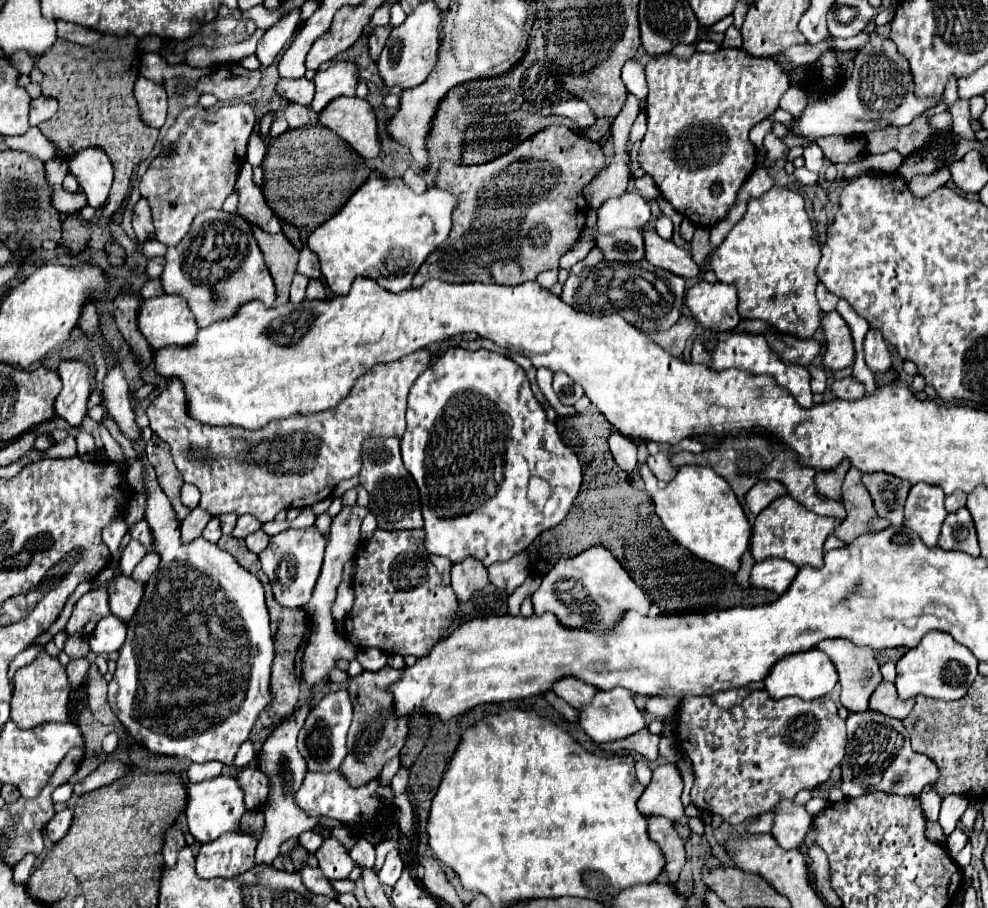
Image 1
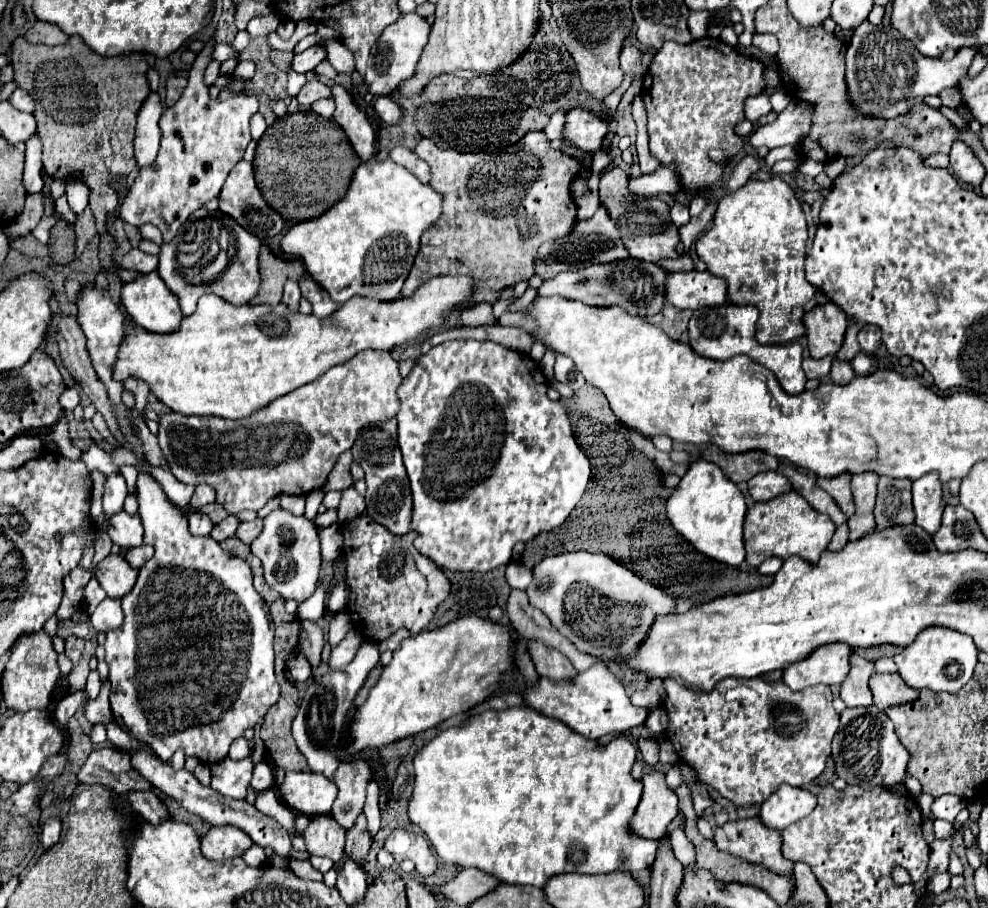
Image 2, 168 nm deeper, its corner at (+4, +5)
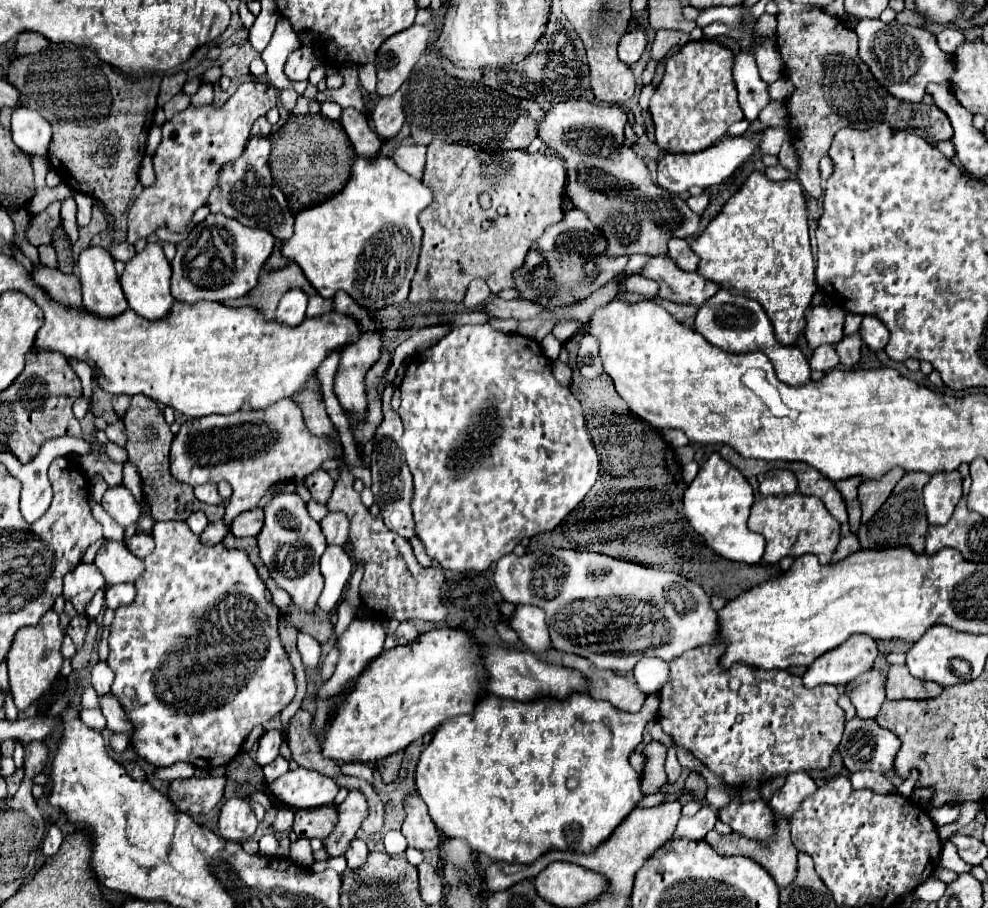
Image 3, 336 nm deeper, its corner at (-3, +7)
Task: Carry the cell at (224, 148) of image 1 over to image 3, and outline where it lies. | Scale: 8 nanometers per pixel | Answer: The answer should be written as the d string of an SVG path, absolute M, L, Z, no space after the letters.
M244 82L222 106L188 106L172 116L162 126L162 144L158 146L152 162L156 182L140 192L128 210L128 238L126 244L134 246L140 238L148 238L158 228L182 234L194 212L208 200L208 194L220 178L220 170L228 162L236 162L244 154L252 124L276 106L276 88L262 82Z

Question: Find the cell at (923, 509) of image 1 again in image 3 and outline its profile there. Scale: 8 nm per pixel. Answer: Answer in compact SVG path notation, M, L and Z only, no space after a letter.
M940 472L924 486L924 506L930 524L946 524L962 496L962 478L958 472Z

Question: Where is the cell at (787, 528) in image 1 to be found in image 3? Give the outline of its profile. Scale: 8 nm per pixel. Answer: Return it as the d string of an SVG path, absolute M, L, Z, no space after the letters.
M798 492L758 498L752 506L748 528L764 536L764 562L768 564L776 564L784 556L798 558L802 554L814 554L818 556L820 564L830 564L832 554L840 542L840 522L836 522L836 518L828 514L828 510L818 498L804 496Z

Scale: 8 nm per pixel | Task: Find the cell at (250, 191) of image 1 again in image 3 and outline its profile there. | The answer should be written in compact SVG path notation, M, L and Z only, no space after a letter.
M250 138L244 154L236 162L224 166L220 182L210 192L210 198L206 204L210 212L220 212L224 216L236 218L246 226L268 230L274 238L286 242L294 232L294 216L288 208L284 194L272 182L268 156L270 156L270 142L262 138Z

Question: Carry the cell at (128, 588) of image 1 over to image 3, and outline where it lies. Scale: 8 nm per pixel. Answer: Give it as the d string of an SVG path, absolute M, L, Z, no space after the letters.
M108 540L108 544L98 550L94 564L102 572L108 586L128 584L128 582L132 584L144 572L144 562L132 556L124 542L114 542L114 540Z

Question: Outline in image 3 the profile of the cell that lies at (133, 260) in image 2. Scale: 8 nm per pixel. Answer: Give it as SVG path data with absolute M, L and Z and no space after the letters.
M120 242L120 244L114 244L114 246L110 248L110 254L114 256L114 260L130 262L130 260L136 256L136 250L134 250L134 246L128 246L128 244Z

